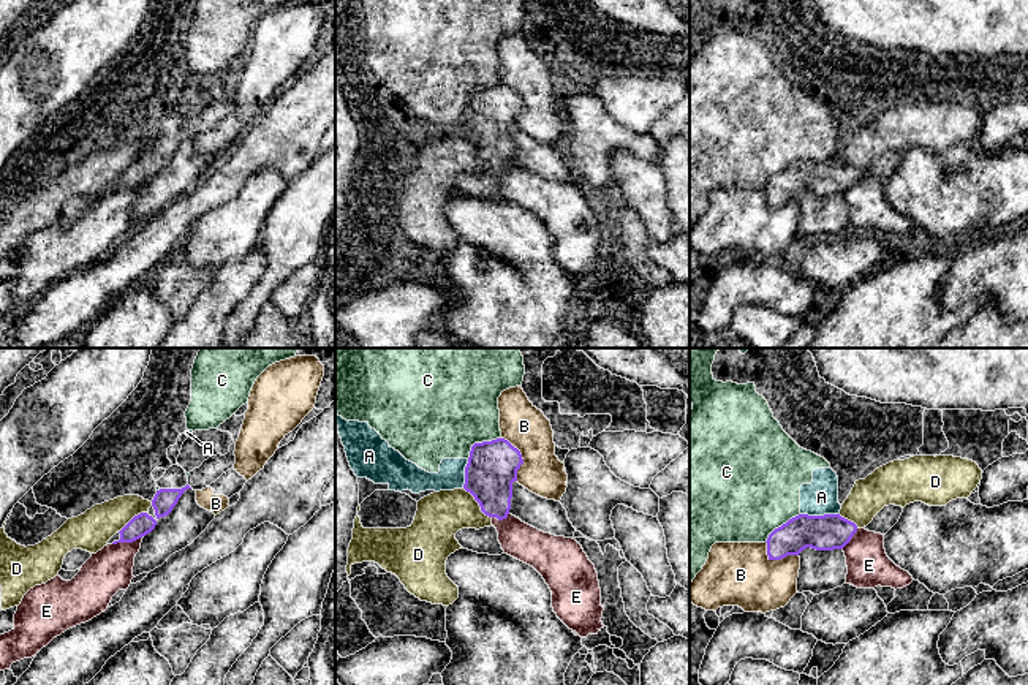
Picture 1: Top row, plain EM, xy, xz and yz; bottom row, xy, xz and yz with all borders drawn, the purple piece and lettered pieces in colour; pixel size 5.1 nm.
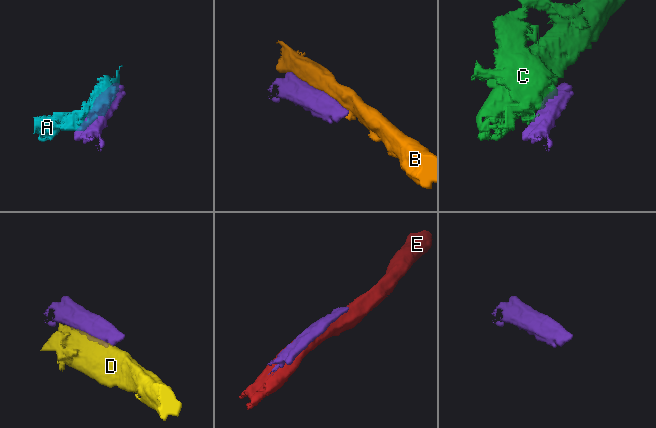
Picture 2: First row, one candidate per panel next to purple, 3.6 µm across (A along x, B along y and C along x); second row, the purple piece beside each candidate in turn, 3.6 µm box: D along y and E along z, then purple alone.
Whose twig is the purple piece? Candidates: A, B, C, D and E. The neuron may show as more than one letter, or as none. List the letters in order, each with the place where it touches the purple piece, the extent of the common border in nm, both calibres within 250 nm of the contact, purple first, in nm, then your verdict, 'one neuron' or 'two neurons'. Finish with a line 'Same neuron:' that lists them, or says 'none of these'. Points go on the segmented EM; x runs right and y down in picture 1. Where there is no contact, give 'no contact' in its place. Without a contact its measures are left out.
A: meets purple in yz at (820, 516); contact 200 nm long; 180 nm thick on the purple side, 180 nm on the other; two neurons
B: meets purple in xz at (521, 457); contact 240 nm long; 260 nm thick on the purple side, 220 nm on the other; two neurons
C: meets purple in xz at (479, 443); contact 200 nm long; 260 nm thick on the purple side, 480 nm on the other; two neurons
D: meets purple in xz at (478, 502); contact 220 nm long; 260 nm thick on the purple side, 240 nm on the other; two neurons
E: meets purple in xy at (127, 541); contact 170 nm long; 110 nm thick on the purple side, 220 nm on the other; two neurons
Same neuron: none of these

